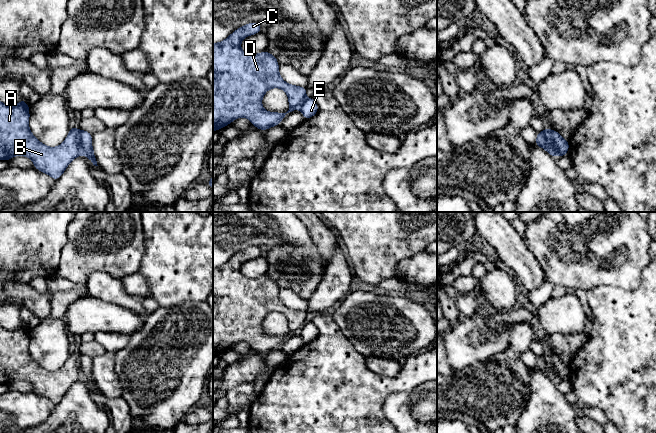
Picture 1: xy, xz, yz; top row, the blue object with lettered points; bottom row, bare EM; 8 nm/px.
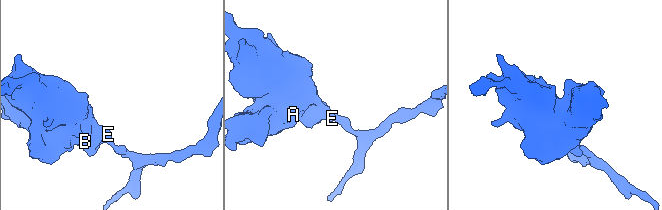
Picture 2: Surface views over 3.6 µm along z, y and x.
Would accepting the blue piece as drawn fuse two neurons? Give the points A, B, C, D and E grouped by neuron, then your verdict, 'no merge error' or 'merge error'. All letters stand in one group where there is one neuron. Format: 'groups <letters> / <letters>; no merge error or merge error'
groups A B C D / E; merge error

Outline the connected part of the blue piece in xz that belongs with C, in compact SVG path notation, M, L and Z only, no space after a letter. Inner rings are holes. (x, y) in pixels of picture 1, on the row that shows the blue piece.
M251 22L237 28L225 40L213 43L213 131L219 131L240 117L247 118L252 125L265 131L279 125L287 113L298 109L305 100L307 88L291 85L282 79L276 56L267 51L258 54L242 51L242 40L261 32L261 29L258 22ZM272 88L286 92L289 102L286 113L268 112L263 108L262 98Z

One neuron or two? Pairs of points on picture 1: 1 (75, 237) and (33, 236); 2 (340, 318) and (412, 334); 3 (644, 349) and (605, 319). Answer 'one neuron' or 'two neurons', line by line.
1: two neurons
2: one neuron
3: one neuron

